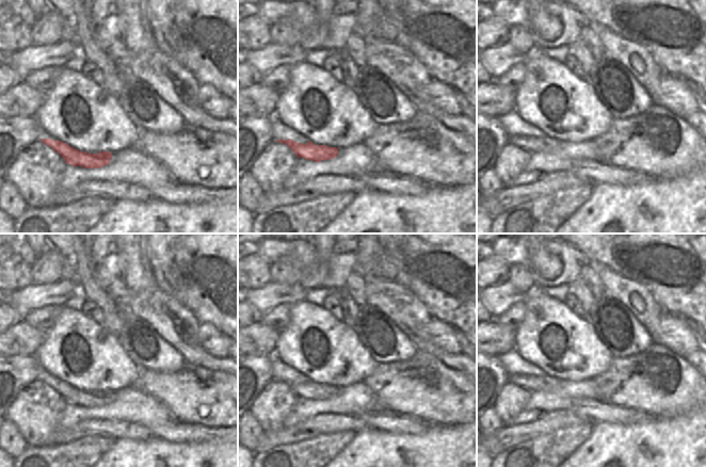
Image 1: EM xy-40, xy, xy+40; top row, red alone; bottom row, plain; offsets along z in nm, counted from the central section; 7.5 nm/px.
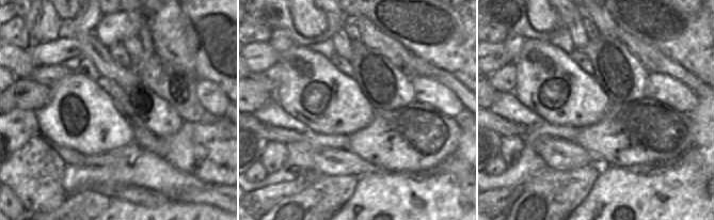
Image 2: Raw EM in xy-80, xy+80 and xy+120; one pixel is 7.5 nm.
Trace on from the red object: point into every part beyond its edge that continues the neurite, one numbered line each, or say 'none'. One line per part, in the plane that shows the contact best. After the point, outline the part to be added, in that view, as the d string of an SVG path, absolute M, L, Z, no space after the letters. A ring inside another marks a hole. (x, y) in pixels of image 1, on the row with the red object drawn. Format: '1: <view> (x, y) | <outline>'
none

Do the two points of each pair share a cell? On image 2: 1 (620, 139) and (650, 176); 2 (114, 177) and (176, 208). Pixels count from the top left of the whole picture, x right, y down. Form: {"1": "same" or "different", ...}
{"1": "different", "2": "different"}

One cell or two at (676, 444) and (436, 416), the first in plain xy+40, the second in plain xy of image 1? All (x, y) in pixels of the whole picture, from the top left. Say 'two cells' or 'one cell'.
two cells

